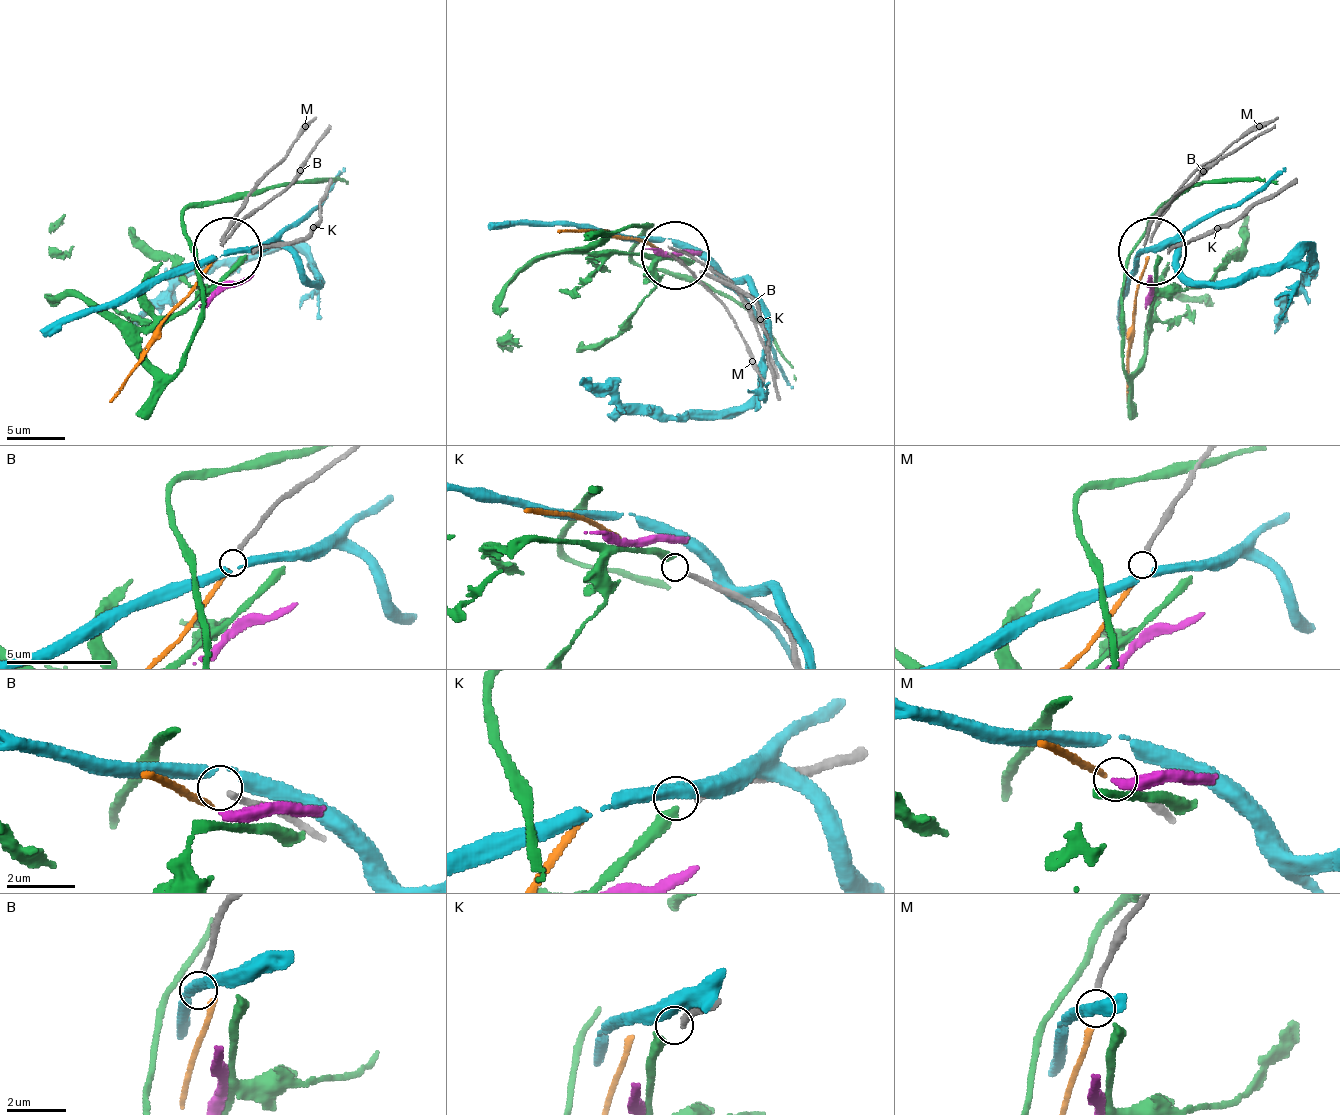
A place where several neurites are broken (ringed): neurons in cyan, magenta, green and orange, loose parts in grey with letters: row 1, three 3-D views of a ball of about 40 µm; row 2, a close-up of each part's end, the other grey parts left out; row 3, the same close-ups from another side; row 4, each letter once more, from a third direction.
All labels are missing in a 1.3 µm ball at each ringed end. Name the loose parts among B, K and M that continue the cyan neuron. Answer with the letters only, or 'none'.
none

